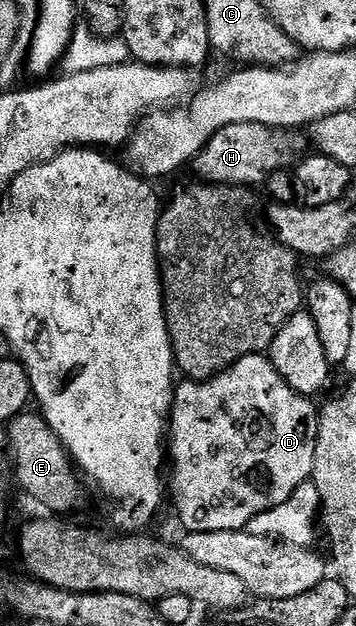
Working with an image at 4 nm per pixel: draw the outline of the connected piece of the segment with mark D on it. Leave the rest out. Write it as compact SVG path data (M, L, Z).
M252 354L243 356L234 366L227 367L222 374L216 374L207 382L195 382L185 380L176 387L173 396L173 412L171 415L171 437L167 442L167 458L173 462L173 475L170 473L167 478L167 490L173 494L173 506L177 509L177 514L181 517L181 522L186 527L188 533L195 532L231 532L232 530L245 530L255 516L283 504L304 482L310 481L313 476L313 465L315 464L315 444L317 443L317 420L319 417L318 407L312 406L310 399L306 395L295 392L279 376L279 372L274 368L265 354Z

